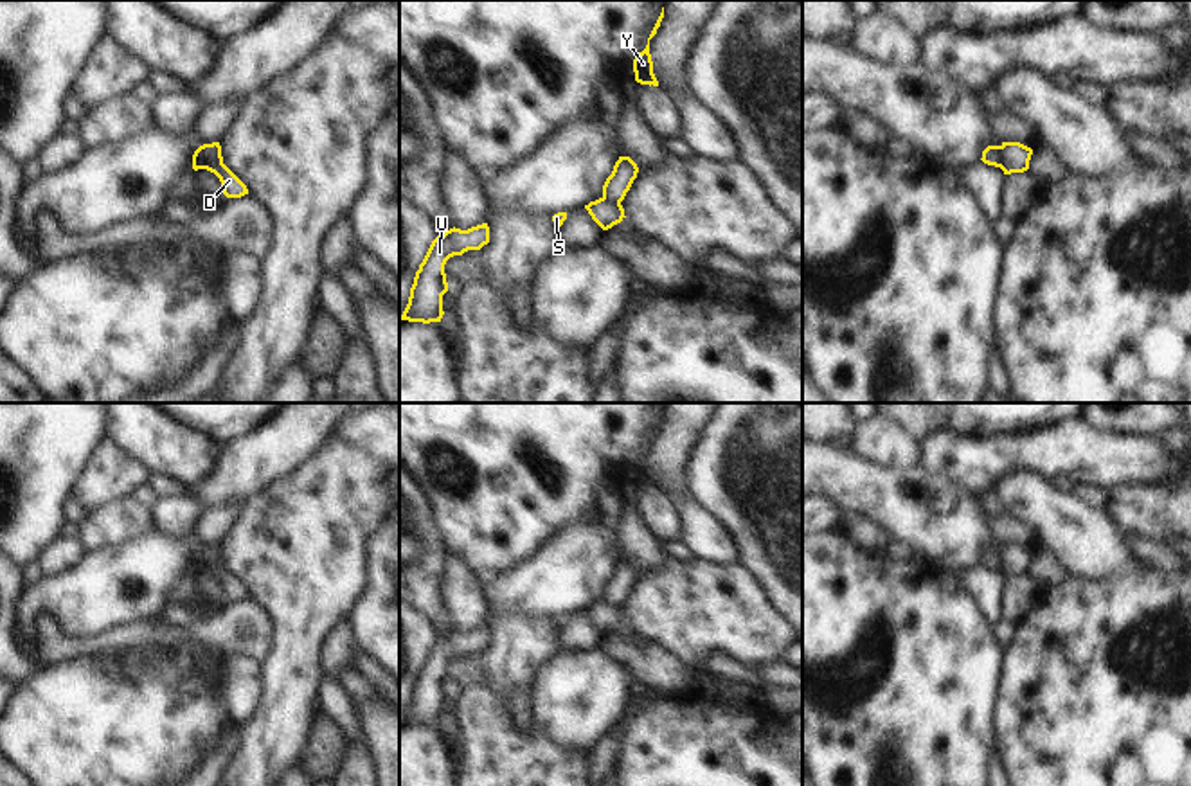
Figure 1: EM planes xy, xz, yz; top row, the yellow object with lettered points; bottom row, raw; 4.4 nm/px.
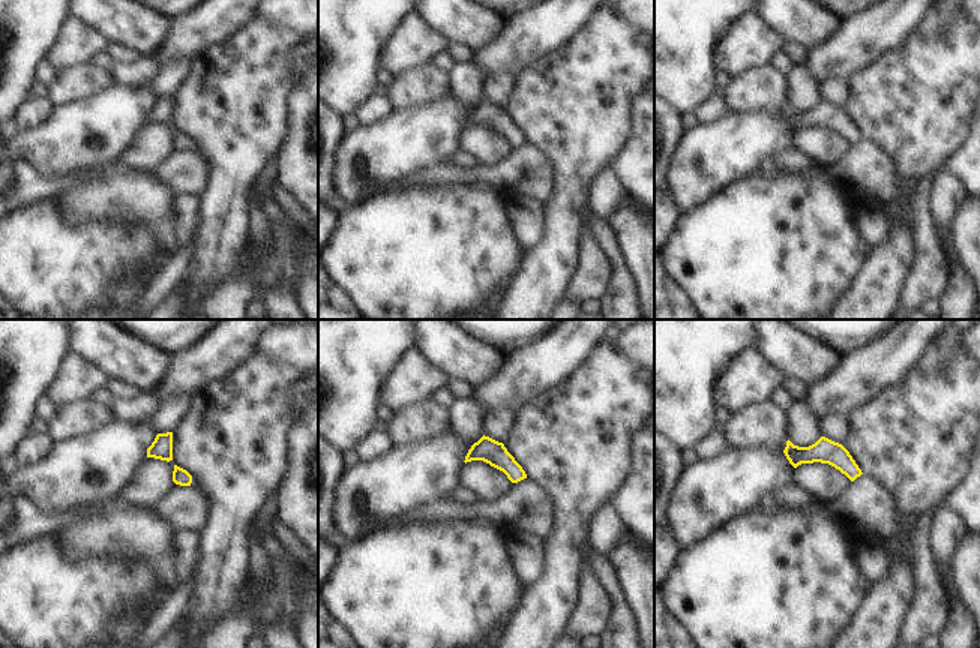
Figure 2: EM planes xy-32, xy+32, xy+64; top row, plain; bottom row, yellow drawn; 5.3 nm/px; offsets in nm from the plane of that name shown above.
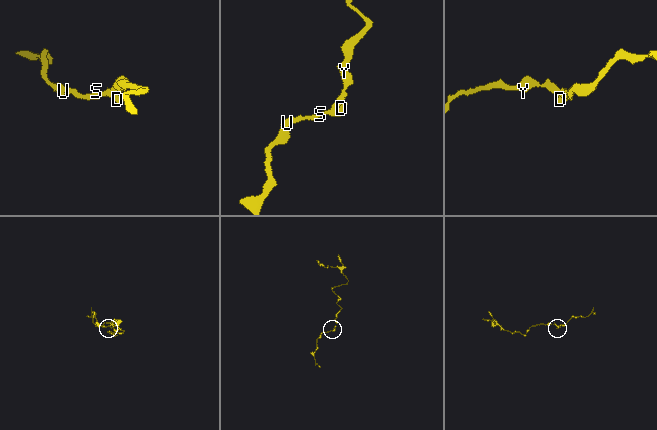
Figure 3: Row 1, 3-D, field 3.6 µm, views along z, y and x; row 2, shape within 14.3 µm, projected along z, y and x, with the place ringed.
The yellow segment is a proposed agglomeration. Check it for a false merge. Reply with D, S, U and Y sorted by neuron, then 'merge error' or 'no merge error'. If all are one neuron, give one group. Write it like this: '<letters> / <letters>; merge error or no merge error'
D S U / Y; merge error

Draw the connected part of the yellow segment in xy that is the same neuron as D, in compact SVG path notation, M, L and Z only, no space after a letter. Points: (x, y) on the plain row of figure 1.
M200 549L193 558L193 572L207 572L214 576L221 585L221 594L227 601L241 601L248 597L246 588L221 565L221 567L200 567L196 561L203 549Z

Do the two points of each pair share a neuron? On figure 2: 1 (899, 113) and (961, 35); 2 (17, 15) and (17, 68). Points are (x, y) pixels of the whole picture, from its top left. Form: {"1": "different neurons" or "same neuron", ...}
{"1": "same neuron", "2": "same neuron"}

